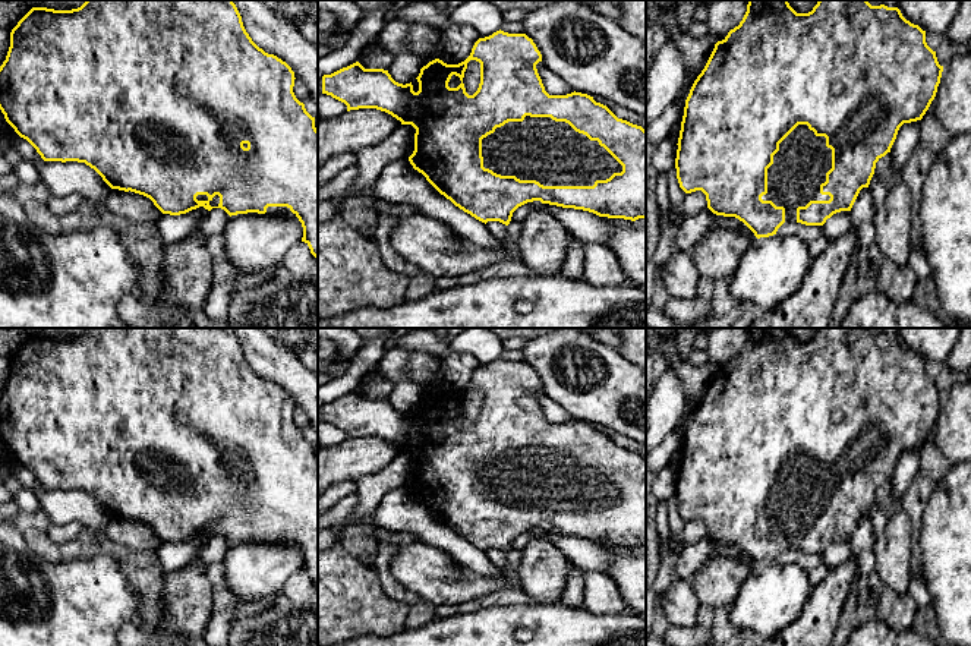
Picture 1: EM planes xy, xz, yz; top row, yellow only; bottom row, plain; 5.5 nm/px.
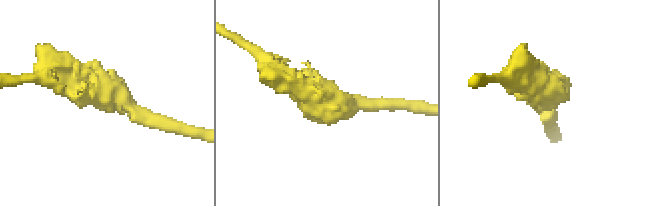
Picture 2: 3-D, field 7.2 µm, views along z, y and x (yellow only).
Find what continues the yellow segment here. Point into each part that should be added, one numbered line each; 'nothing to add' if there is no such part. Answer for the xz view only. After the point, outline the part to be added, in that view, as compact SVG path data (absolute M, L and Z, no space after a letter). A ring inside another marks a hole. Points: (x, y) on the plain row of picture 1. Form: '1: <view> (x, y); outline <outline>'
1: xz (538, 476); outline M526 444L523 450L508 450L482 467L483 495L501 504L536 508L543 514L593 514L621 501L622 494L598 469L576 460L565 450L551 445Z

